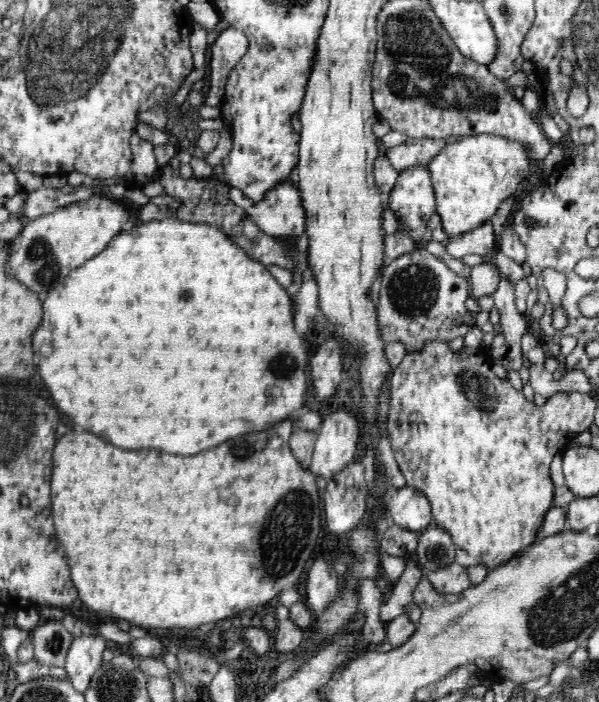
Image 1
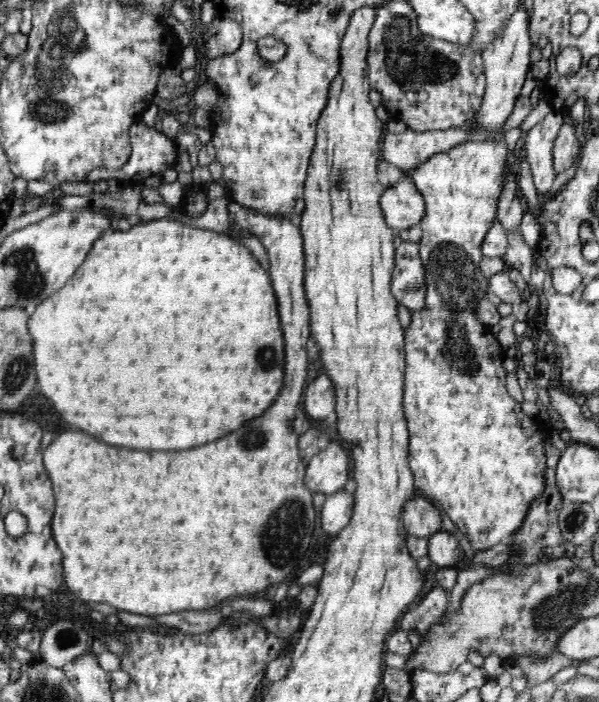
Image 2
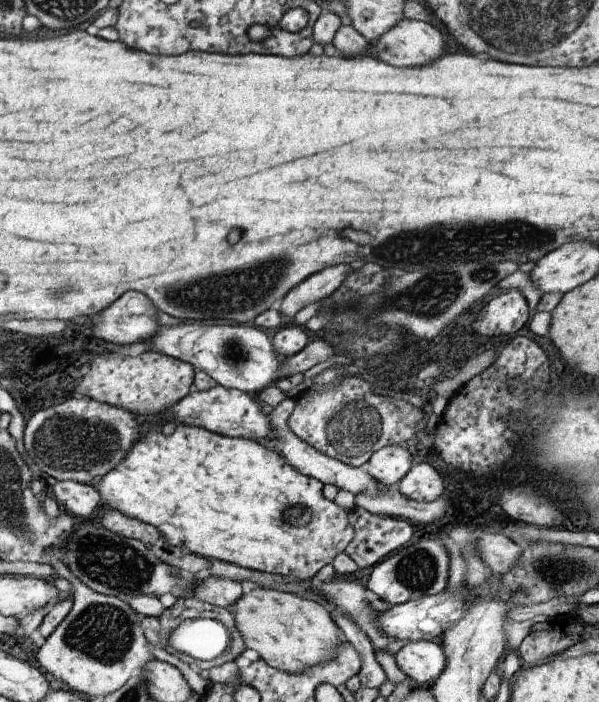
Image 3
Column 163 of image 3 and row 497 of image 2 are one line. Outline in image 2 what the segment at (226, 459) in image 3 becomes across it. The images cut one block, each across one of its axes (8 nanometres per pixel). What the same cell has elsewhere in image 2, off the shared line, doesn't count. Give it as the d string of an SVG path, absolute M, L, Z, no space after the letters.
M504 140L502 141L486 141L486 142L464 142L459 146L451 147L450 150L444 151L443 153L435 154L431 156L429 159L426 159L426 162L419 164L417 167L412 170L410 174L411 180L415 184L415 188L419 190L419 193L423 196L425 200L425 213L423 214L422 220L419 223L421 226L422 236L419 240L419 255L421 256L421 261L423 264L423 269L425 270L425 284L426 284L426 294L424 295L424 302L422 308L418 311L412 311L411 313L411 322L408 327L405 328L405 377L404 377L404 392L403 392L403 413L407 422L407 429L409 430L409 463L410 469L412 469L412 474L414 477L414 496L415 497L427 497L433 496L438 504L442 506L444 509L445 514L447 514L450 519L452 519L452 523L458 527L458 529L468 537L470 544L472 544L472 549L474 551L484 551L488 548L492 548L492 546L496 546L496 544L500 542L505 542L522 526L522 522L524 522L524 518L526 518L526 512L530 510L530 504L534 498L538 498L542 492L544 492L544 471L546 470L546 451L542 448L542 436L540 434L536 434L536 426L534 426L534 420L532 417L529 417L522 411L522 405L518 403L514 398L510 397L508 391L506 391L506 370L502 367L502 361L504 360L505 353L504 349L500 347L500 343L498 343L497 335L492 333L492 329L490 326L485 325L484 323L480 323L478 321L478 313L476 313L476 308L478 308L478 304L480 304L480 300L484 300L486 297L486 292L489 292L490 287L490 275L482 273L482 269L478 266L478 262L482 260L482 242L485 241L486 234L489 232L490 226L494 224L494 221L497 220L497 204L499 201L499 196L503 187L503 180L505 179L505 172L510 171L510 165L508 162L511 161L510 156L510 149L507 148L507 144Z

